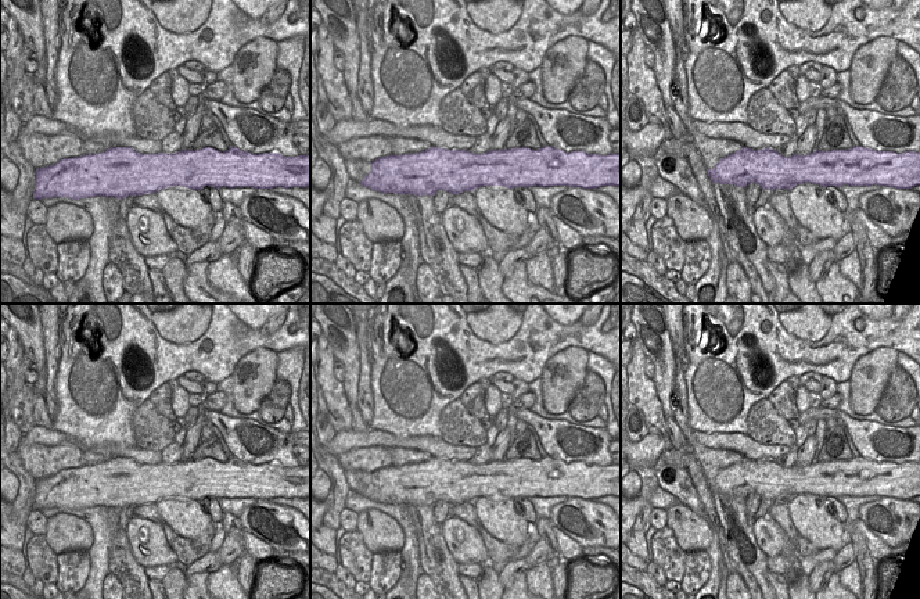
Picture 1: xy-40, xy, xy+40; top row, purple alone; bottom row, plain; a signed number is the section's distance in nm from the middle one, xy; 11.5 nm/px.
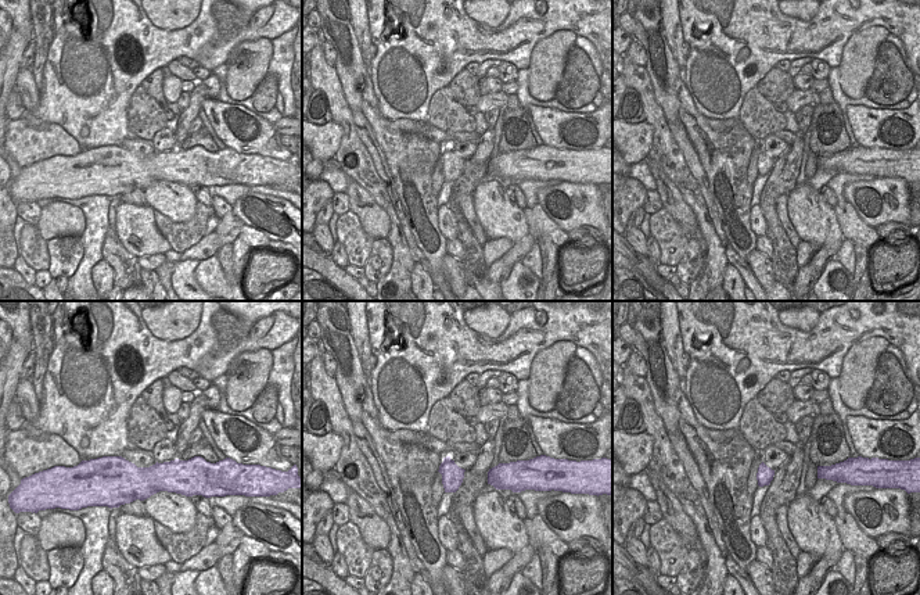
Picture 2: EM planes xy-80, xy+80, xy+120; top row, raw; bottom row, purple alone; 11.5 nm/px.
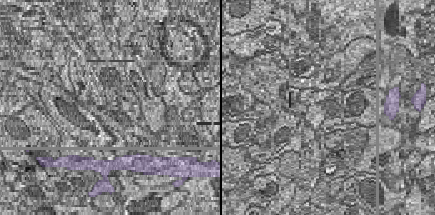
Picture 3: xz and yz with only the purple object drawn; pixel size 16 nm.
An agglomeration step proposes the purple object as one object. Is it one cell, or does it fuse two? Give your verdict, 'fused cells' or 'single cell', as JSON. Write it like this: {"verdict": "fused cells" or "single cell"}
{"verdict": "single cell"}

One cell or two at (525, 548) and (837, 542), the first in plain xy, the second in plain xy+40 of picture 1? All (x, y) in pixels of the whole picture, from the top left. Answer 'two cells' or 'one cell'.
two cells

